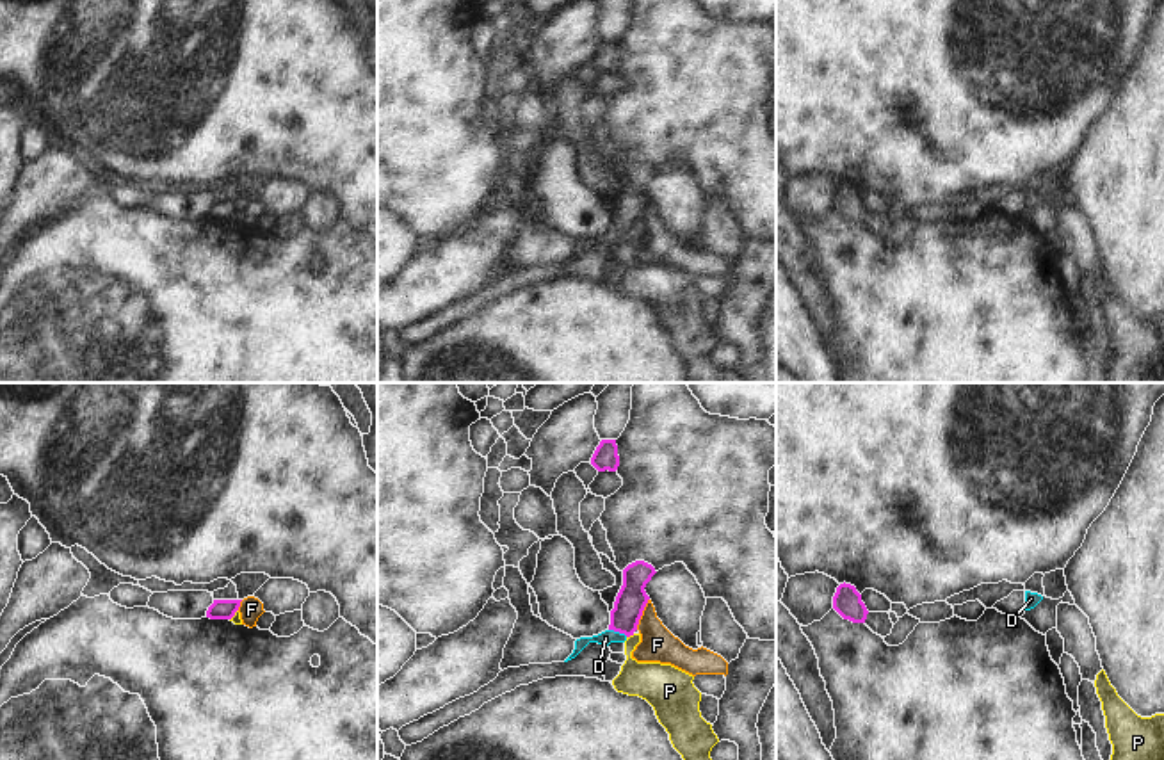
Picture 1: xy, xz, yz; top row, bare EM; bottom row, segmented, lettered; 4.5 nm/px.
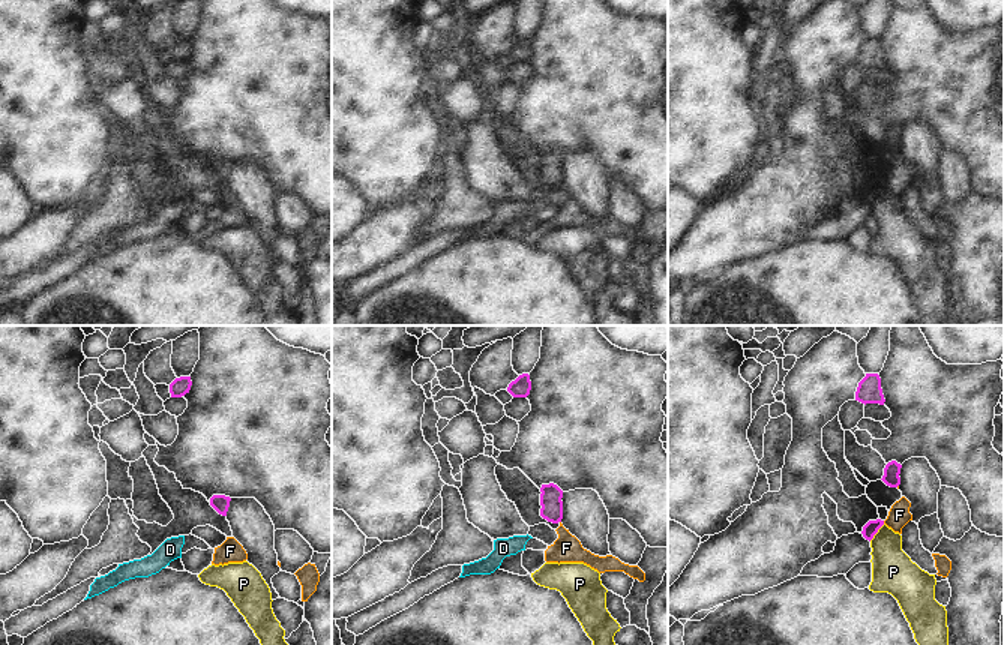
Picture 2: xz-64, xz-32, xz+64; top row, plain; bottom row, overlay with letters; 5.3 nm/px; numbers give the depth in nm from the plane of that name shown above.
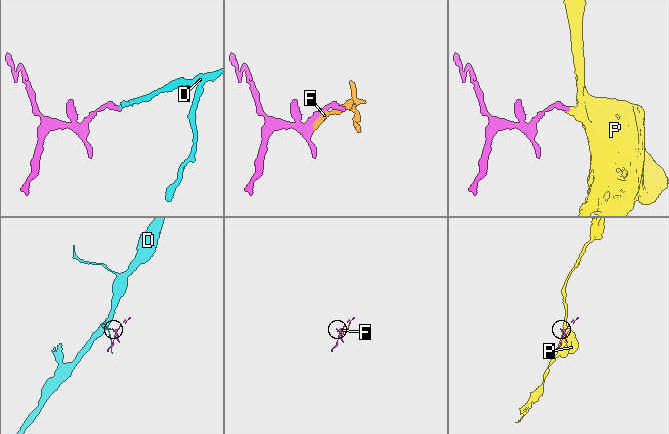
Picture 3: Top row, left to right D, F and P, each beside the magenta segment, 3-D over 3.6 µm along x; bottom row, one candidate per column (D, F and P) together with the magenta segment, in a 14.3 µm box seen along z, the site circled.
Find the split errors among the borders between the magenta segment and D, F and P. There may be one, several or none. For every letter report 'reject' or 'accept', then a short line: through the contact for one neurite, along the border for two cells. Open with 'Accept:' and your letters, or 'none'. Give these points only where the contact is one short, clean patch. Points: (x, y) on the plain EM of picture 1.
Accept: D
D: accept; line xz (632, 200), (618, 232), (606, 239)
F: reject; line xz (648, 200), (636, 230)
P: reject; line xz (634, 235), (627, 239)

